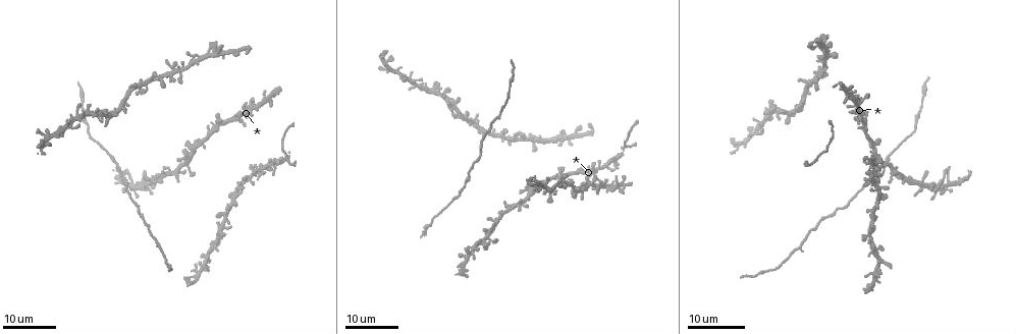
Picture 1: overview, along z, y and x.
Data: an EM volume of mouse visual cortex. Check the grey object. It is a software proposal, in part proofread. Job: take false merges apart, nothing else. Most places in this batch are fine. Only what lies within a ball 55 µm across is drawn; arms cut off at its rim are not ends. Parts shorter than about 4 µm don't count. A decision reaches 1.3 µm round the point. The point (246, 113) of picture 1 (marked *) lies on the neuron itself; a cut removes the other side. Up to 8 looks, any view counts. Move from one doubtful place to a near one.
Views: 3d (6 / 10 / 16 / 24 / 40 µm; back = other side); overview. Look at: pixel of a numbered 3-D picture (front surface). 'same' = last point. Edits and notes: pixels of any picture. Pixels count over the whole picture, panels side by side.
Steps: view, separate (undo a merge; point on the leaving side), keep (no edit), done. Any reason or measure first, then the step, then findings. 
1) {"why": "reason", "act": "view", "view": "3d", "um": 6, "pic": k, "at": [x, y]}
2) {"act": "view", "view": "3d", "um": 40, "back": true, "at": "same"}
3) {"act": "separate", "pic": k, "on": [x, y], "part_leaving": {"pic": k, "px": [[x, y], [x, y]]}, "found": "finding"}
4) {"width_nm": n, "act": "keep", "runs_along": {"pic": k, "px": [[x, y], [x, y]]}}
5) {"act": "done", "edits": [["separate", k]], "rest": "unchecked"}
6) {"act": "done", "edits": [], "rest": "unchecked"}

{"why": "narrows sharply", "act": "view", "view": "3d", "um": 24, "pic": 1, "at": [826, 217]}

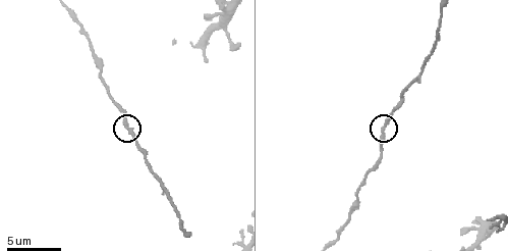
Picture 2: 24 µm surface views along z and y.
{"why": "zoom in", "act": "view", "view": "3d", "um": 10, "pic": 2, "at": [382, 129]}

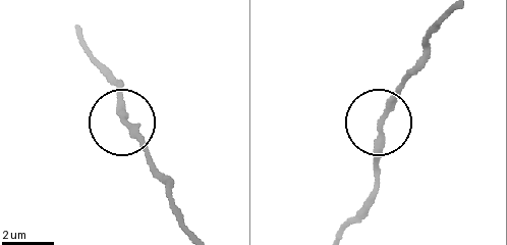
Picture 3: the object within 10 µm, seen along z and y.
{"act": "keep", "found": "one neuron here"}

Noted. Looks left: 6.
{"why": "arms part here", "act": "view", "view": "3d", "um": 16, "pic": 1, "at": [234, 198]}

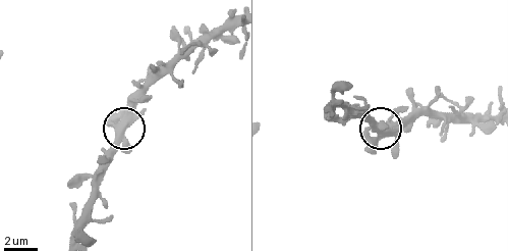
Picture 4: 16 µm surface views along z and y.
{"act": "view", "view": "3d", "um": 6, "pic": 4, "at": [119, 132]}

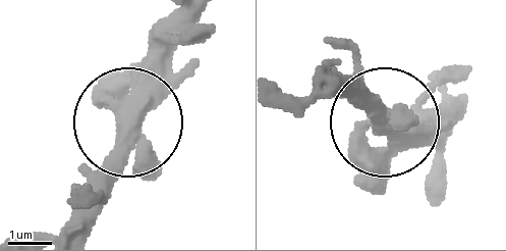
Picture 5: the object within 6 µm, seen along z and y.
{"arms": 3, "act": "keep", "found": "continuous, no second neuron"}

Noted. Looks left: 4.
{"why": "looks like a crossing", "act": "view", "view": "3d", "um": 10, "pic": 2, "at": [222, 24]}

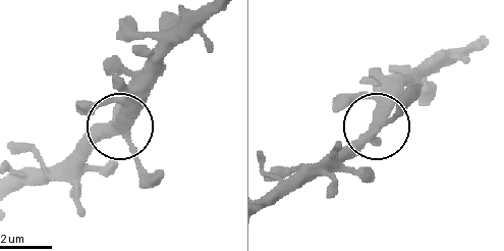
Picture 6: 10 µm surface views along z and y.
{"act": "view", "view": "3d", "um": 6, "pic": 6, "at": [374, 133]}

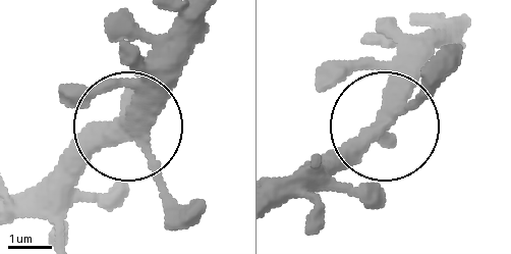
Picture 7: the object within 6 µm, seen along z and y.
{"side_arm_um": 33, "act": "keep", "runs_along": {"pic": 7, "px": [[206, 16], [132, 126], [191, 210]]}, "found": "continuous, no second neuron"}

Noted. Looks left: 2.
{"why": "three arms meet", "act": "view", "view": "3d", "um": 16, "pic": 1, "at": [154, 182]}

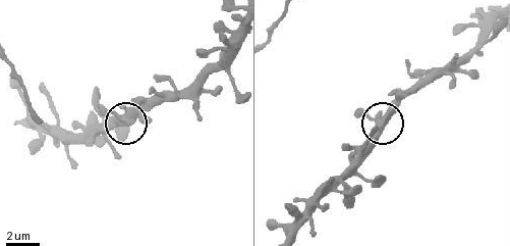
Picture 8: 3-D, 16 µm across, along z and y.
{"act": "view", "view": "3d", "um": 6, "pic": 8, "at": [379, 124]}

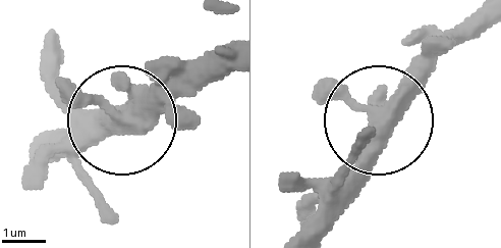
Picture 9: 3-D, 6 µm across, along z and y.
{"arms": 3, "act": "keep", "found": "one neuron here"}

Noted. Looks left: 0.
{"act": "done", "edits": [], "rest": "unchecked"}

